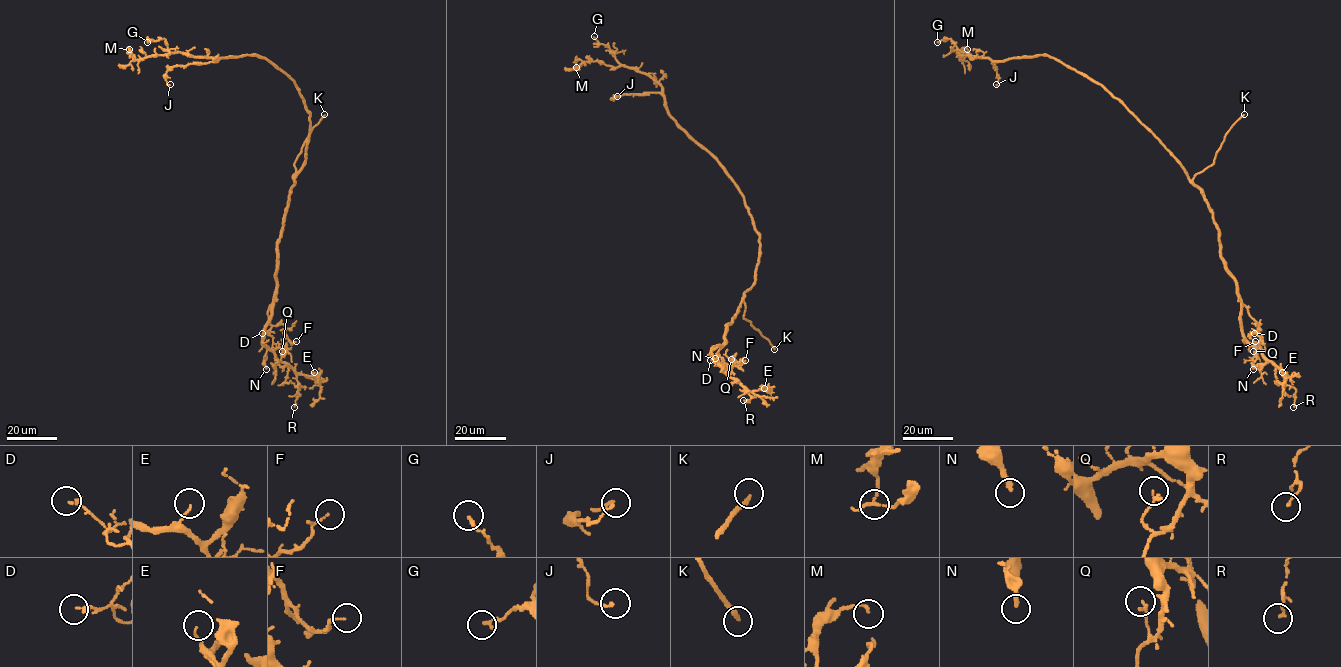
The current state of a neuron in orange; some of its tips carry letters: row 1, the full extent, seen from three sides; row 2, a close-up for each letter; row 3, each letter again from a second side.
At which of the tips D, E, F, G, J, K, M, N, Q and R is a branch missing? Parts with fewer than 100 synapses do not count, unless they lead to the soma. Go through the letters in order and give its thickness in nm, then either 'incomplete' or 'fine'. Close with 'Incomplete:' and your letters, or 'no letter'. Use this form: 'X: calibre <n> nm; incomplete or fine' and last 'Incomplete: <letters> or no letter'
D: calibre 160 nm; fine
E: calibre 80 nm; fine
F: calibre 80 nm; fine
G: calibre 160 nm; fine
J: calibre 120 nm; fine
K: calibre 240 nm; incomplete
M: calibre 80 nm; fine
N: calibre 240 nm; fine
Q: calibre 140 nm; fine
R: calibre 100 nm; fine
Incomplete: K

